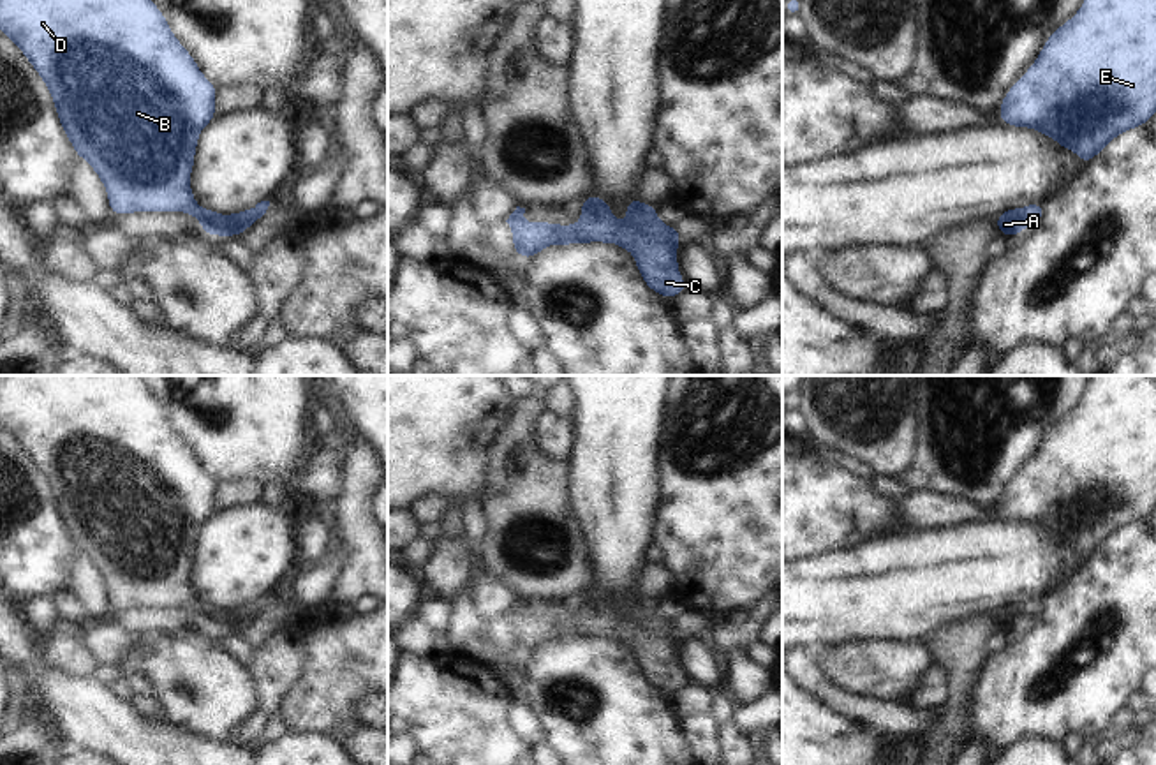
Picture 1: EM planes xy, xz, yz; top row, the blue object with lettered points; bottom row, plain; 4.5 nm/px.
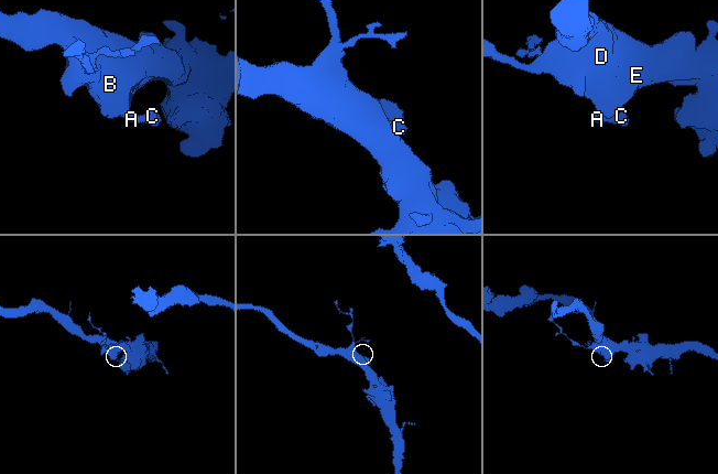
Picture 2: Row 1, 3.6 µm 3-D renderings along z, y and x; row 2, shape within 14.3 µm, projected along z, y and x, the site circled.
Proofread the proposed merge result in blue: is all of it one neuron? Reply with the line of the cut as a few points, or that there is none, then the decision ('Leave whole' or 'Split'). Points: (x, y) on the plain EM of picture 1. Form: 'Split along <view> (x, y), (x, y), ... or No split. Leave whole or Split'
No split. Leave whole.

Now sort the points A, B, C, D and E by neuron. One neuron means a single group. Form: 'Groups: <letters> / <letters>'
Groups: A B C D E.

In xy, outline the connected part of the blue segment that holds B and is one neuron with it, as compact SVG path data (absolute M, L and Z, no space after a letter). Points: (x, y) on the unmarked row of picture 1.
M0 375L0 427L19 442L19 446L44 476L55 497L55 506L67 534L70 536L78 553L85 553L100 573L107 587L107 599L113 610L120 612L134 606L182 606L196 612L201 617L201 628L208 631L238 633L266 608L270 596L261 596L252 603L231 610L220 610L211 603L201 603L197 599L190 583L190 569L196 557L199 527L217 513L215 492L219 483L203 471L194 451L171 427L164 407L153 398L153 395L148 393L146 384L139 375Z

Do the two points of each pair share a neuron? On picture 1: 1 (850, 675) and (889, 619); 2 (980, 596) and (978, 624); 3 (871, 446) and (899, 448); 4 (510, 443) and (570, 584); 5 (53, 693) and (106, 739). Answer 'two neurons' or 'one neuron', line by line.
1: two neurons
2: two neurons
3: one neuron
4: one neuron
5: one neuron

